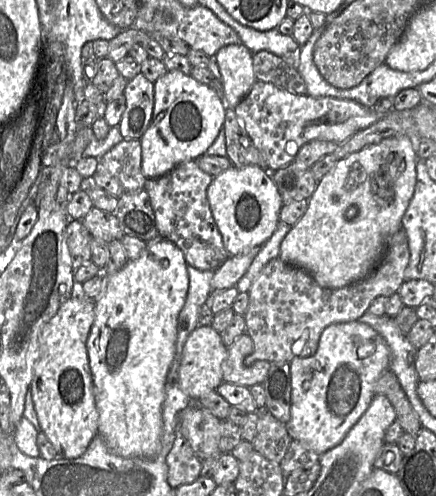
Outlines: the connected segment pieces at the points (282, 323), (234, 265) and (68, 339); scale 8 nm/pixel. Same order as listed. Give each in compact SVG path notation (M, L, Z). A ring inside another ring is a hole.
M400 228L387 243L387 249L377 268L363 280L339 289L323 288L305 270L286 264L279 257L272 259L252 283L249 291L249 305L245 318L245 333L254 344L253 355L246 357L245 364L250 366L255 360L270 363L290 363L294 358L306 358L315 354L323 330L335 323L358 321L367 312L371 302L379 297L396 294L403 282L404 271L409 263L410 251L405 231Z
M252 248L249 252L237 256L230 256L213 274L212 291L229 289L237 284L246 273L260 248Z
M70 296L69 298L67 298L59 307L57 313L44 325L44 327L42 328L40 335L39 335L39 357L34 365L34 371L33 371L33 377L32 377L32 381L30 384L30 390L32 392L32 398L33 398L33 404L34 404L34 408L35 408L35 412L39 421L39 424L41 426L42 431L45 433L45 435L47 436L47 438L49 439L49 441L52 443L52 445L54 446L55 450L58 452L59 456L57 458L54 459L59 459L61 457L63 458L67 458L67 459L76 459L79 458L80 456L82 456L85 451L87 450L88 446L90 445L91 441L94 439L94 437L96 435L98 435L98 411L96 408L96 404L95 404L95 398L94 398L94 393L93 393L93 385L92 385L92 375L91 375L91 370L90 370L90 366L89 366L89 358L88 358L88 353L87 353L87 346L86 346L86 342L91 330L91 327L93 325L94 319L95 319L95 302L90 301L87 298L79 298L76 296Z

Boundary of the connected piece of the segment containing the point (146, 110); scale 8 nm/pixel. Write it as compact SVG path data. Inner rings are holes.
M141 72L128 80L123 95L126 109L118 124L124 139L139 139L148 129L154 107L154 83Z

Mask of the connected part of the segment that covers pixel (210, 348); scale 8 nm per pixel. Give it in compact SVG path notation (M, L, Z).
M198 326L188 336L179 367L181 390L191 399L200 399L215 391L223 380L223 362L227 357L227 348L220 333L209 326Z

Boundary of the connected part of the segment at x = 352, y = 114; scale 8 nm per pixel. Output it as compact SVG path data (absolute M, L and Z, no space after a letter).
M261 81L253 84L234 111L239 124L244 126L254 146L264 155L268 171L292 163L299 149L307 142L325 140L342 144L382 117L373 108L353 100L295 94Z

